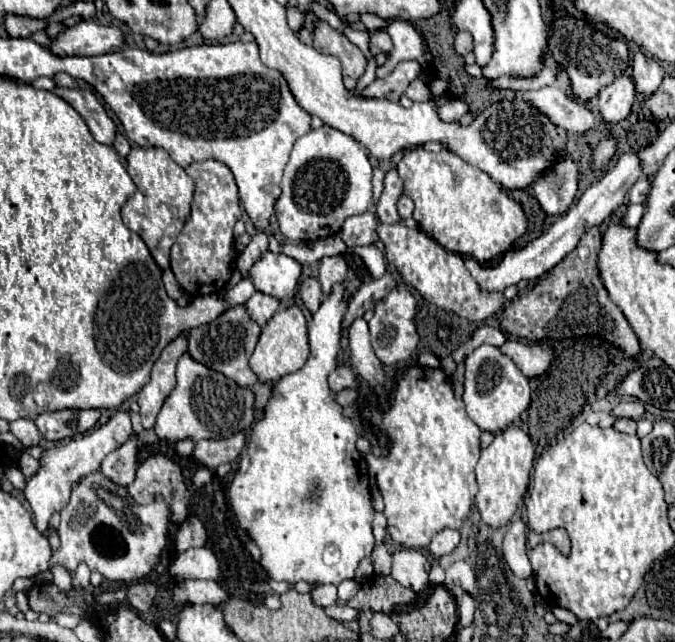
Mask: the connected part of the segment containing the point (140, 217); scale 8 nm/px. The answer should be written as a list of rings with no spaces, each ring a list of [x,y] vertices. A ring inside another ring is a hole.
[[[133,148],[127,156],[127,172],[133,178],[137,192],[121,208],[123,222],[143,238],[159,268],[167,270],[169,248],[191,212],[195,184],[187,176],[187,172],[169,158],[163,148]]]

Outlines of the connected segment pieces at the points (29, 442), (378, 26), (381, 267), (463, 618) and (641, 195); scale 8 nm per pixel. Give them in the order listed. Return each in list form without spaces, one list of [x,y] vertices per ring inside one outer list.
[[[25,418],[15,420],[15,422],[11,424],[9,432],[11,432],[15,438],[19,438],[25,446],[37,446],[39,440],[41,440],[41,432],[37,430],[37,426],[35,426],[33,420],[25,420]]]
[[[361,14],[361,22],[365,24],[365,28],[369,32],[377,32],[377,30],[383,30],[387,26],[387,20],[375,16],[375,14]]]
[[[357,246],[357,248],[353,248],[353,254],[359,254],[363,258],[363,262],[367,264],[373,278],[381,278],[385,274],[387,264],[385,264],[385,256],[379,248],[375,248],[375,246],[363,246],[363,248]]]
[[[463,594],[459,602],[459,626],[469,626],[473,622],[475,612],[475,600],[469,594]]]
[[[641,178],[633,184],[633,188],[629,192],[629,200],[631,200],[631,204],[643,204],[647,200],[647,194],[649,194],[649,180]]]

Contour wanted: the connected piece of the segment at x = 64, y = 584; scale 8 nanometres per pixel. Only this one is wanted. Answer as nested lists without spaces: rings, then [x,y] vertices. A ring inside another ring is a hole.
[[[53,568],[53,584],[59,588],[59,590],[73,590],[73,580],[71,576],[65,572],[65,568]]]

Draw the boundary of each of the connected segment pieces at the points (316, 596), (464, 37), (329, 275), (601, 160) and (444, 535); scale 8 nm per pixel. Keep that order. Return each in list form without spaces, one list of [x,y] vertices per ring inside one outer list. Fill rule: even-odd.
[[[319,585],[313,591],[313,601],[317,605],[321,605],[323,607],[328,607],[332,605],[337,600],[337,588],[335,585]]]
[[[459,30],[455,36],[455,50],[465,56],[469,52],[473,52],[473,36],[467,30]]]
[[[341,254],[337,256],[329,256],[321,260],[319,266],[319,282],[321,282],[321,290],[323,294],[329,294],[333,284],[341,282],[347,276],[347,262]]]
[[[605,138],[599,142],[599,146],[593,150],[593,168],[603,168],[615,154],[615,140]]]
[[[445,528],[445,530],[441,530],[439,534],[433,536],[433,540],[429,544],[429,552],[431,552],[433,558],[441,558],[445,554],[451,554],[459,546],[459,540],[461,540],[459,530]]]

